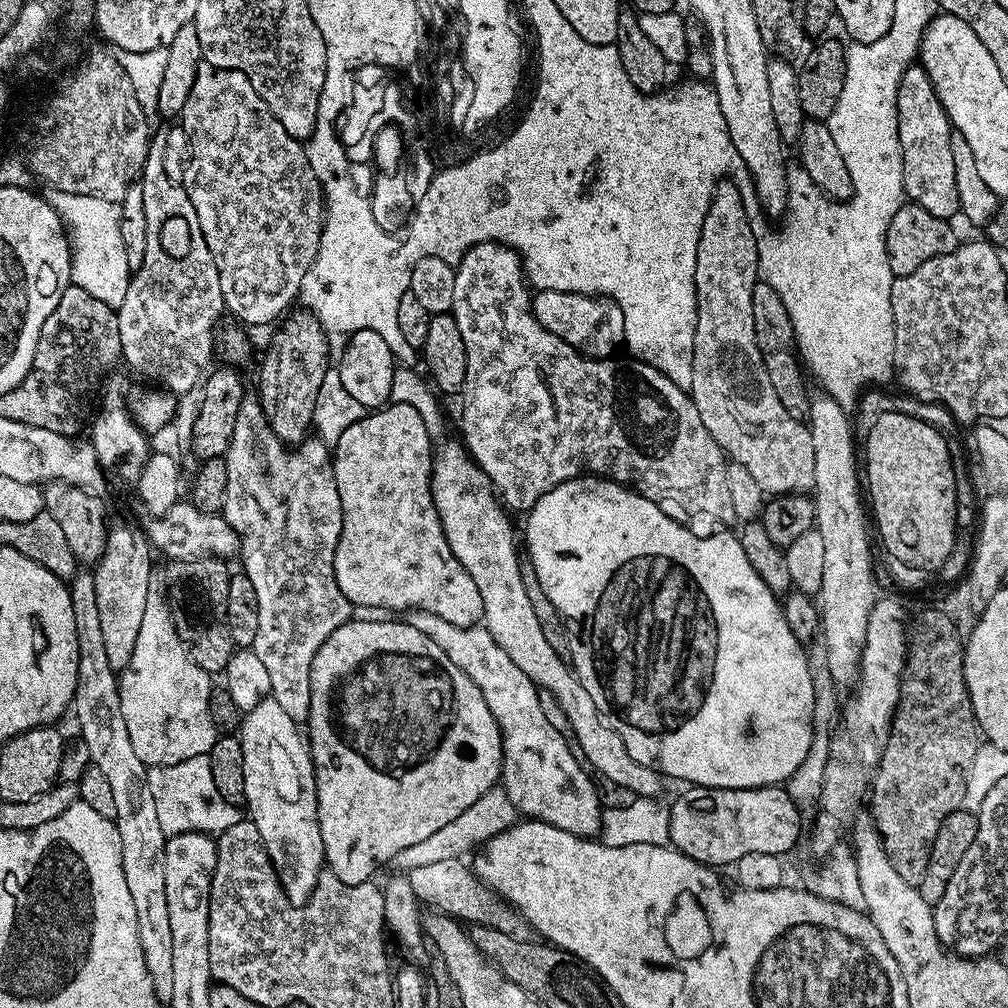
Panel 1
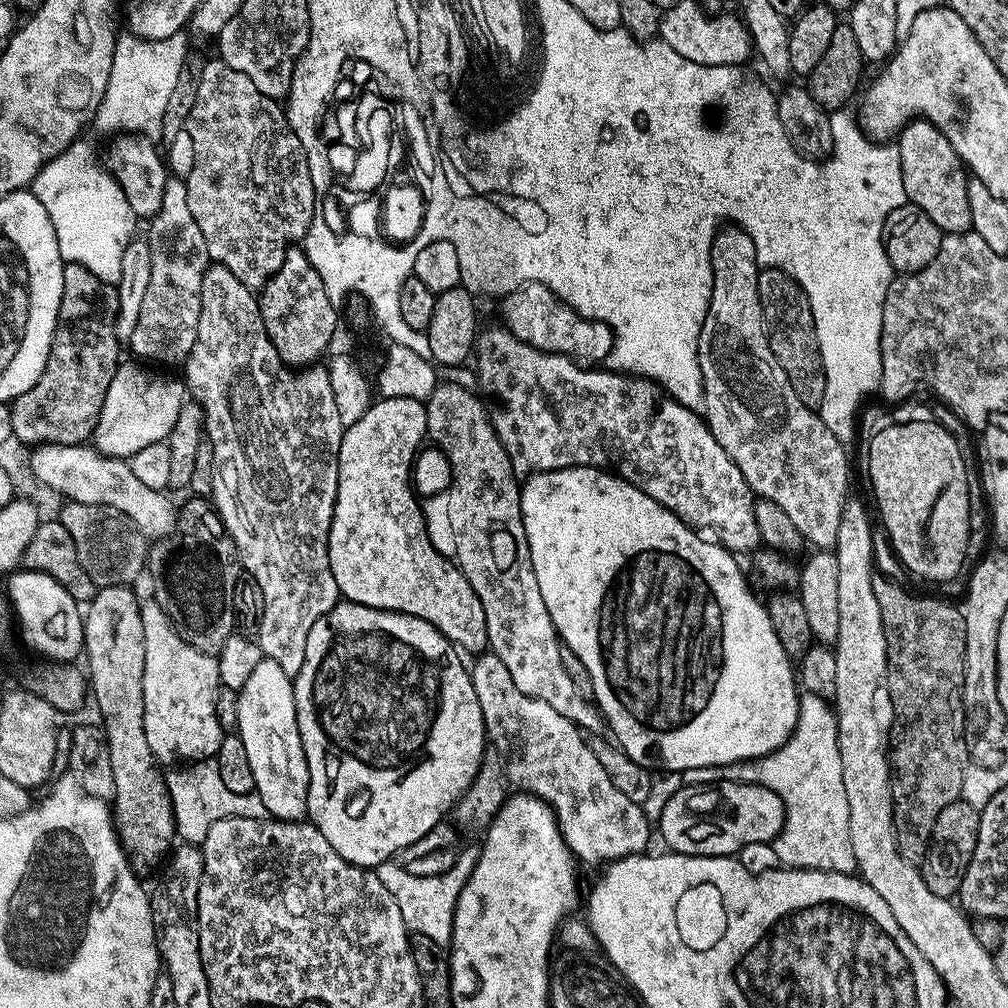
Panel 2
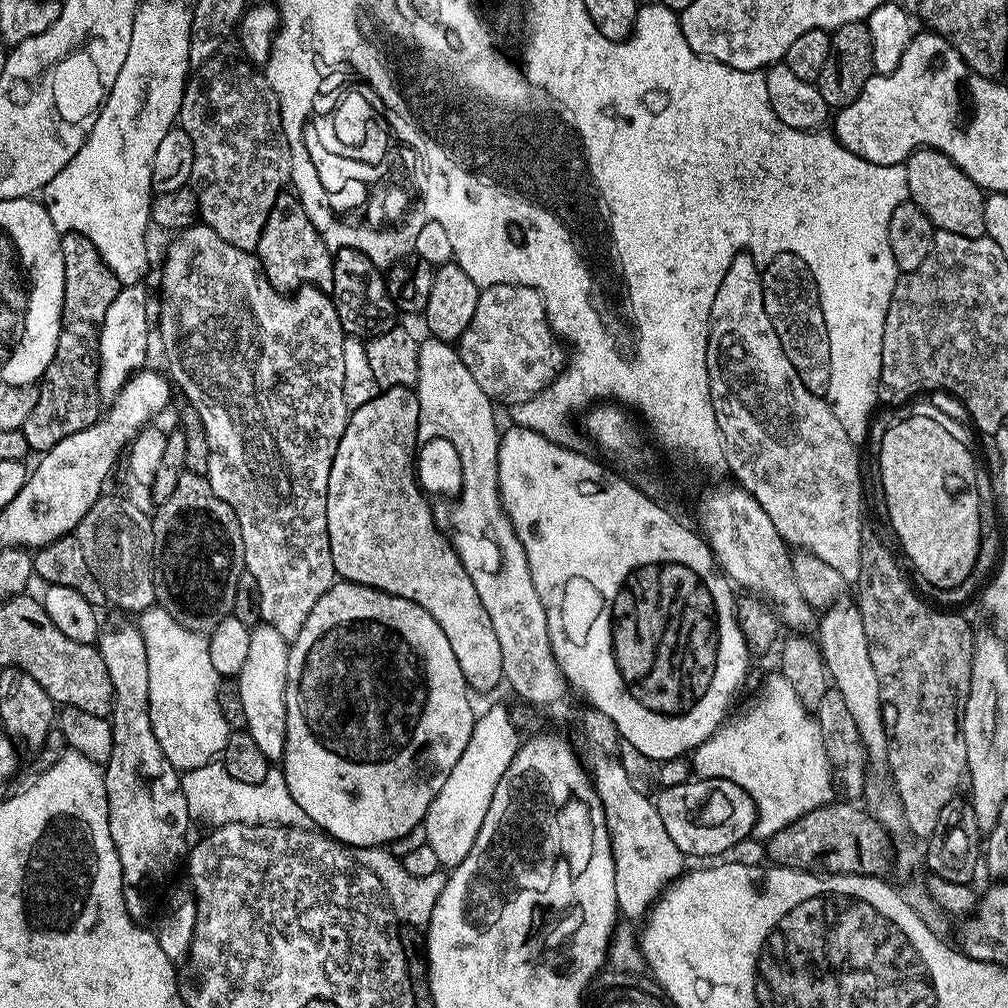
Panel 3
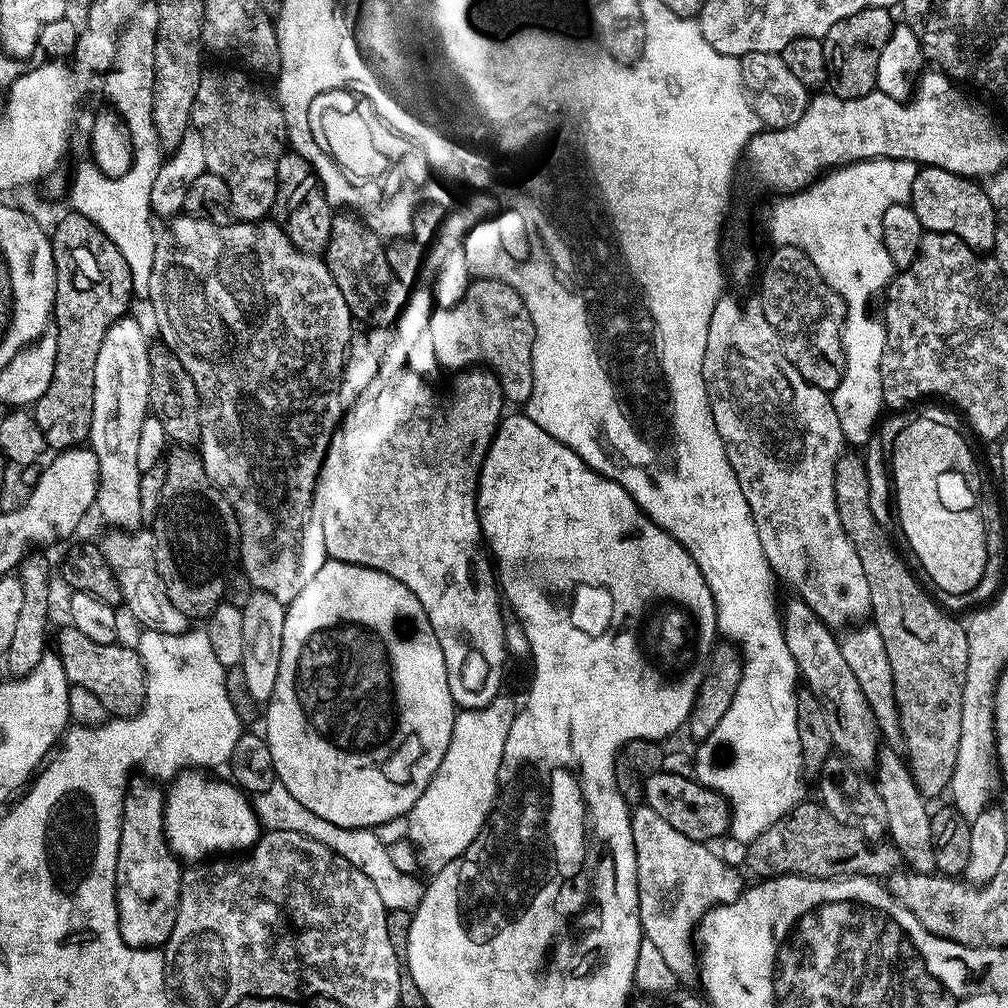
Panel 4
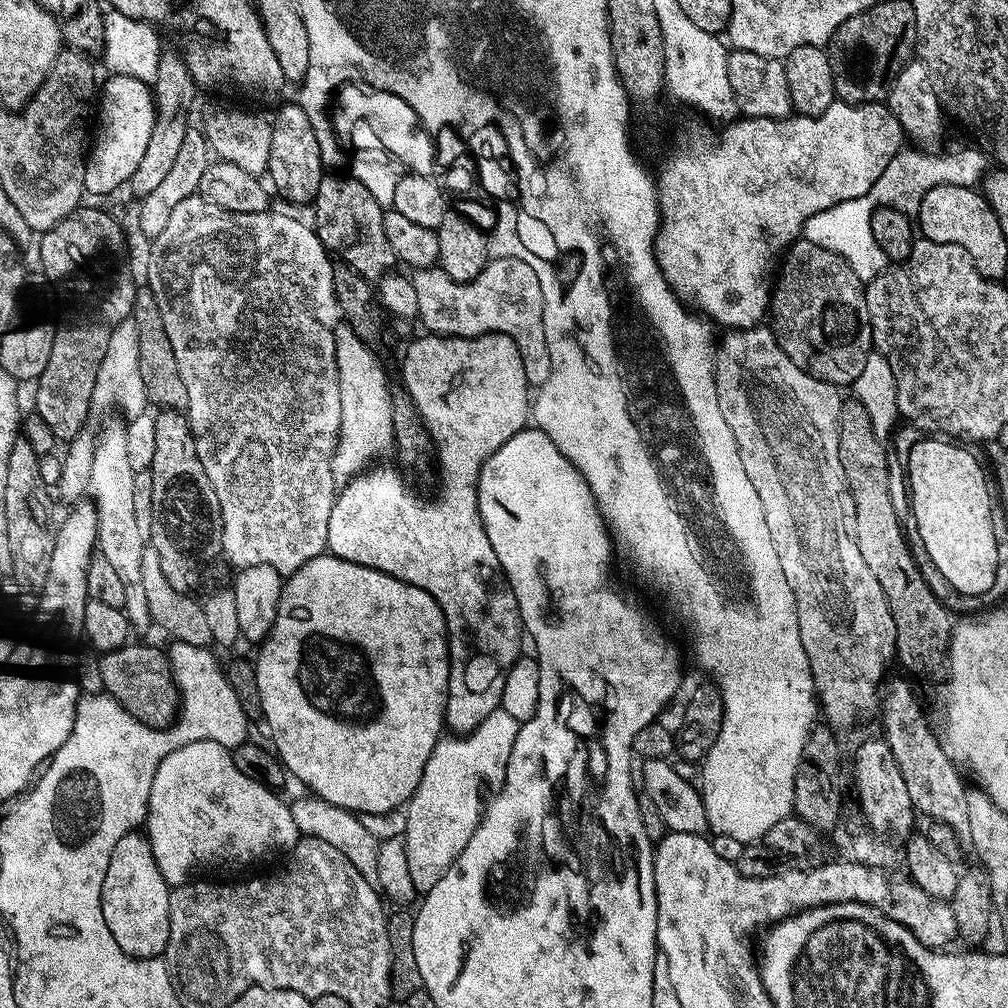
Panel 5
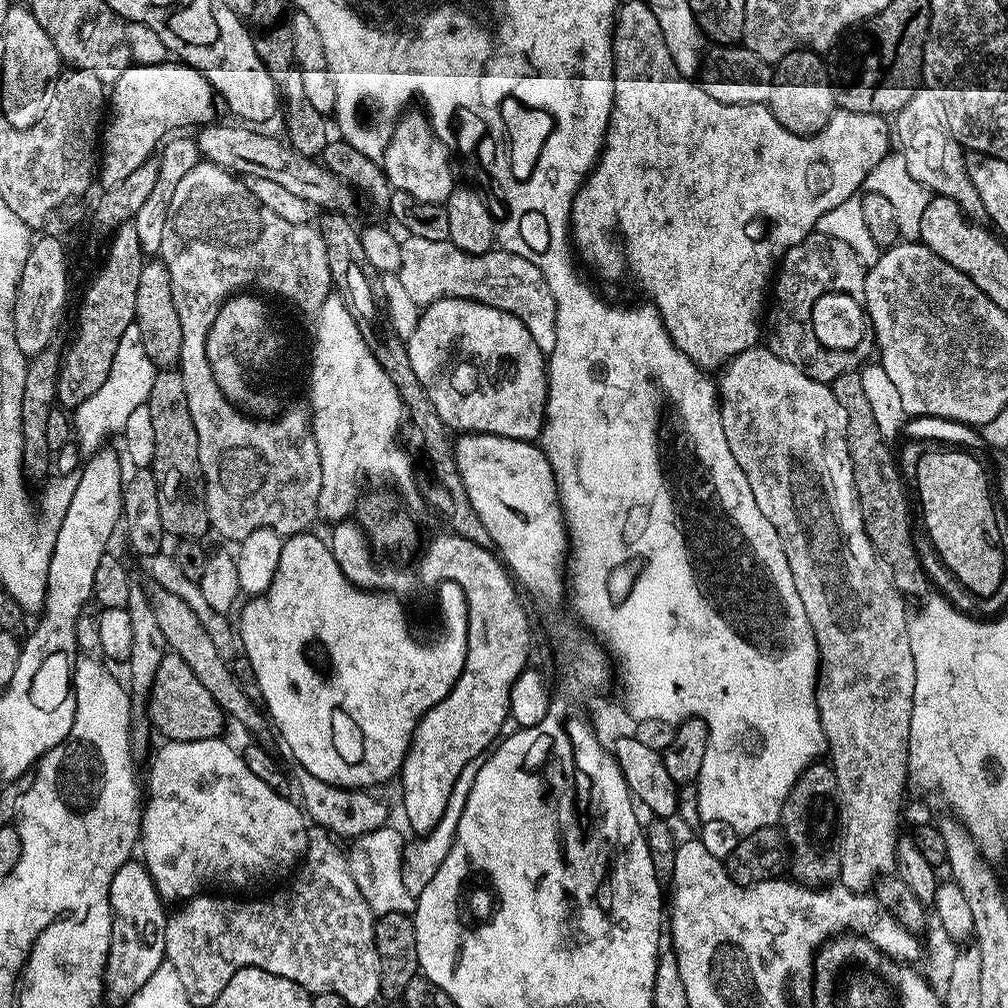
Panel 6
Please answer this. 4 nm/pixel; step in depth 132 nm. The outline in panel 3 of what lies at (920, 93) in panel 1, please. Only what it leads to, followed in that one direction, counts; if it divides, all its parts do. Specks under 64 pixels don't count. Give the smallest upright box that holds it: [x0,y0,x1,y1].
[903,148,984,238]

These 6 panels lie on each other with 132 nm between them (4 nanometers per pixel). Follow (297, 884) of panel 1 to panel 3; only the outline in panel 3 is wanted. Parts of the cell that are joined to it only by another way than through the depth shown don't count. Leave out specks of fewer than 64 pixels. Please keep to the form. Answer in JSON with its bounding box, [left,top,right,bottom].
[238,623,289,762]

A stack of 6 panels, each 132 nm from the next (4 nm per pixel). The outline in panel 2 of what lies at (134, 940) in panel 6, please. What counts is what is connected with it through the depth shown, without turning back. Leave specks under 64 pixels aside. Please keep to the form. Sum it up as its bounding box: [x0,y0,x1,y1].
[84,586,177,878]

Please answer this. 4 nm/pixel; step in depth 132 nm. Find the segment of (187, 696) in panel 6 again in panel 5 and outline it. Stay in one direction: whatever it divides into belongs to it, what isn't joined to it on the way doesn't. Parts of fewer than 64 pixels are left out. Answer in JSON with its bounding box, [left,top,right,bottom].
[99,642,182,728]

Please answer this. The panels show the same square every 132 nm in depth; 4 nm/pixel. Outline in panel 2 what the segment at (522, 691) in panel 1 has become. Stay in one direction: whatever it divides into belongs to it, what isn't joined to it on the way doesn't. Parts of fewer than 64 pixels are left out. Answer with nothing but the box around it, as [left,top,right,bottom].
[470,654,650,862]

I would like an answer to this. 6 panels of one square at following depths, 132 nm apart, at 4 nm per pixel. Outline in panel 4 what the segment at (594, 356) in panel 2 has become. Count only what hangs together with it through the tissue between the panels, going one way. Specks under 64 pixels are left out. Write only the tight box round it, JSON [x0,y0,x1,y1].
[427,278,538,398]

